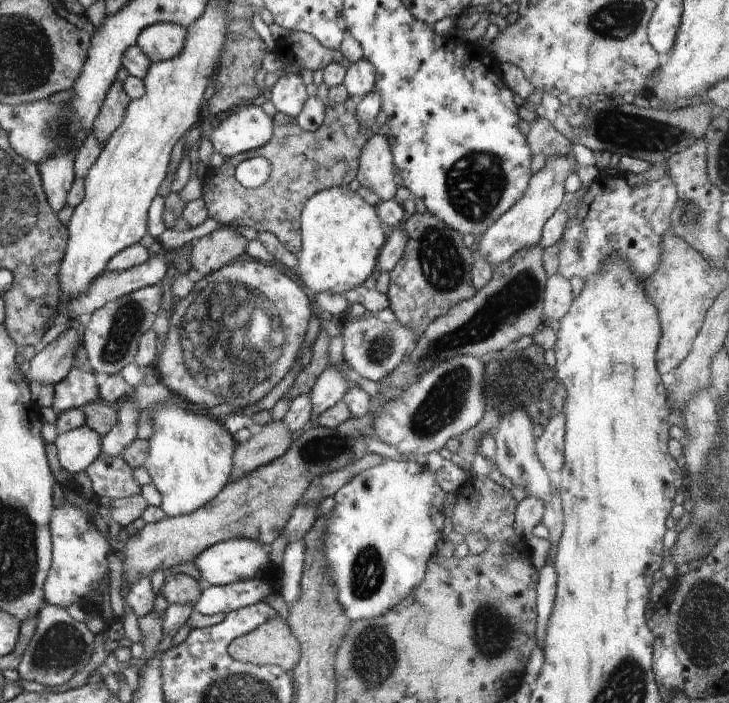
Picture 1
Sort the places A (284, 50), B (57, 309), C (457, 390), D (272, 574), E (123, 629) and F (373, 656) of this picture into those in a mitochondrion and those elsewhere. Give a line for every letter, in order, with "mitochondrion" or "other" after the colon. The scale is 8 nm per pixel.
A: other
B: other
C: mitochondrion
D: other
E: other
F: mitochondrion

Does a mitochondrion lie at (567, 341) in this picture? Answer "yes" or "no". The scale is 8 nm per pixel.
no

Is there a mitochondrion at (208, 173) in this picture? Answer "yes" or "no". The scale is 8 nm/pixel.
no

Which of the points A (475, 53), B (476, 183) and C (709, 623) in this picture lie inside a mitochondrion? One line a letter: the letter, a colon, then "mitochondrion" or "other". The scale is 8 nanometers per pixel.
A: other
B: mitochondrion
C: mitochondrion

